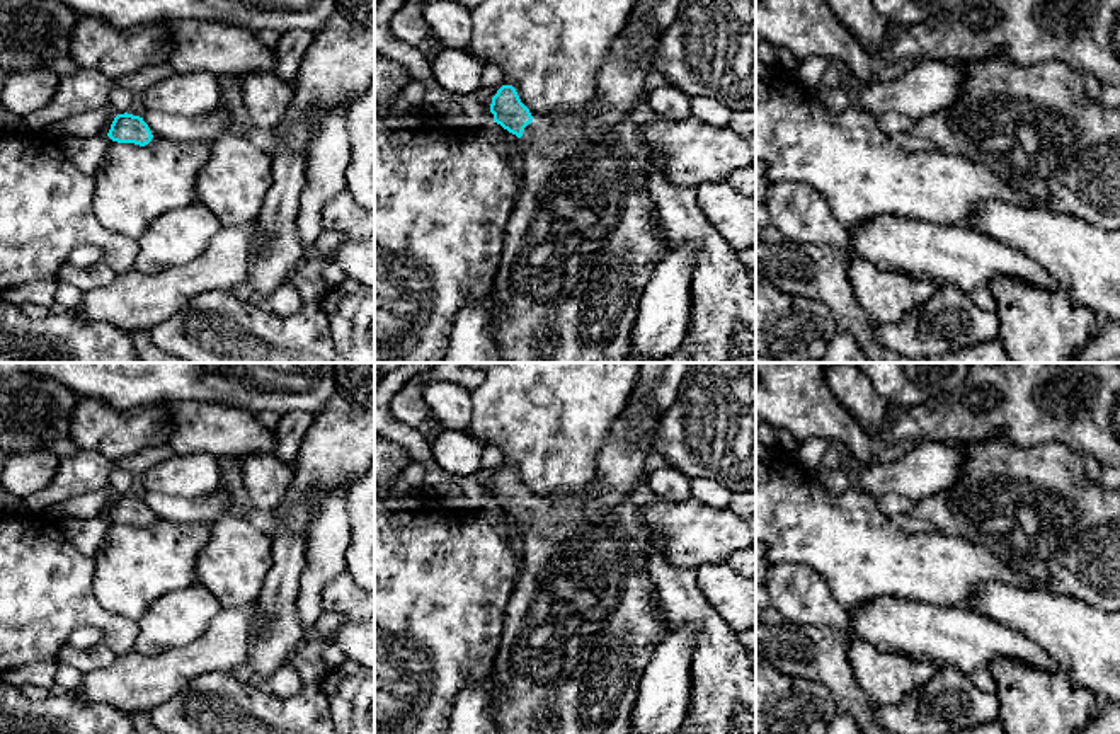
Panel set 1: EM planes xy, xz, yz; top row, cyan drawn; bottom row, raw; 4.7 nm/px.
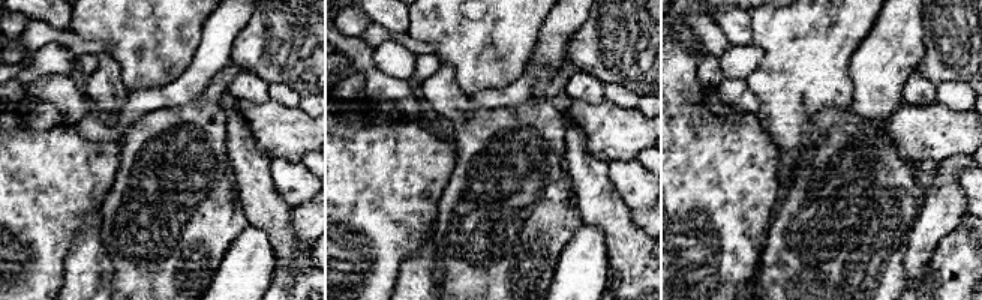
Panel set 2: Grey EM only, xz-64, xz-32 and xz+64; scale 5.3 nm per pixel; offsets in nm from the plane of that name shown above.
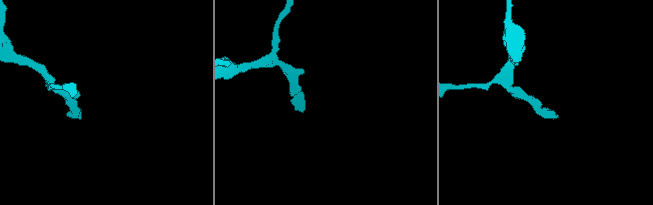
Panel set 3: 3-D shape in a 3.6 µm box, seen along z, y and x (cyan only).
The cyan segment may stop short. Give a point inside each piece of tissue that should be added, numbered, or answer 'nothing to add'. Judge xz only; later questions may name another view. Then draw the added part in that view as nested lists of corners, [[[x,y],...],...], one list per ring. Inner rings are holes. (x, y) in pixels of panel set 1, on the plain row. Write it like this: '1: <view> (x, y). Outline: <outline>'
1: xz (582, 622). Outline: [[[533,501],[521,518],[521,574],[504,615],[504,630],[494,656],[492,678],[497,685],[492,700],[492,714],[499,734],[628,734],[631,714],[638,698],[638,686],[655,647],[667,637],[669,625],[657,598],[657,589],[649,574],[647,559],[650,552],[649,530],[640,523],[638,507],[628,501],[620,506],[604,506],[594,501],[543,502]]]

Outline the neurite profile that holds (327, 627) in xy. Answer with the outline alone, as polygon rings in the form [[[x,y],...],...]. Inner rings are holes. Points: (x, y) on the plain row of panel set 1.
[[[323,611],[306,642],[311,654],[315,654],[323,644],[334,642],[344,625],[346,618],[342,615]]]

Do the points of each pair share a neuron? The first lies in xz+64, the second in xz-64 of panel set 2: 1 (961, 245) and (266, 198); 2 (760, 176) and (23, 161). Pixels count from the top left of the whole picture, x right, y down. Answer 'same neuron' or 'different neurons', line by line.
1: same neuron
2: same neuron

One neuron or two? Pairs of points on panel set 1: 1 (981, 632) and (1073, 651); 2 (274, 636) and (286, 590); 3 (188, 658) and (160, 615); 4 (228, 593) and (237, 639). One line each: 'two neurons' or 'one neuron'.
1: two neurons
2: one neuron
3: two neurons
4: two neurons

